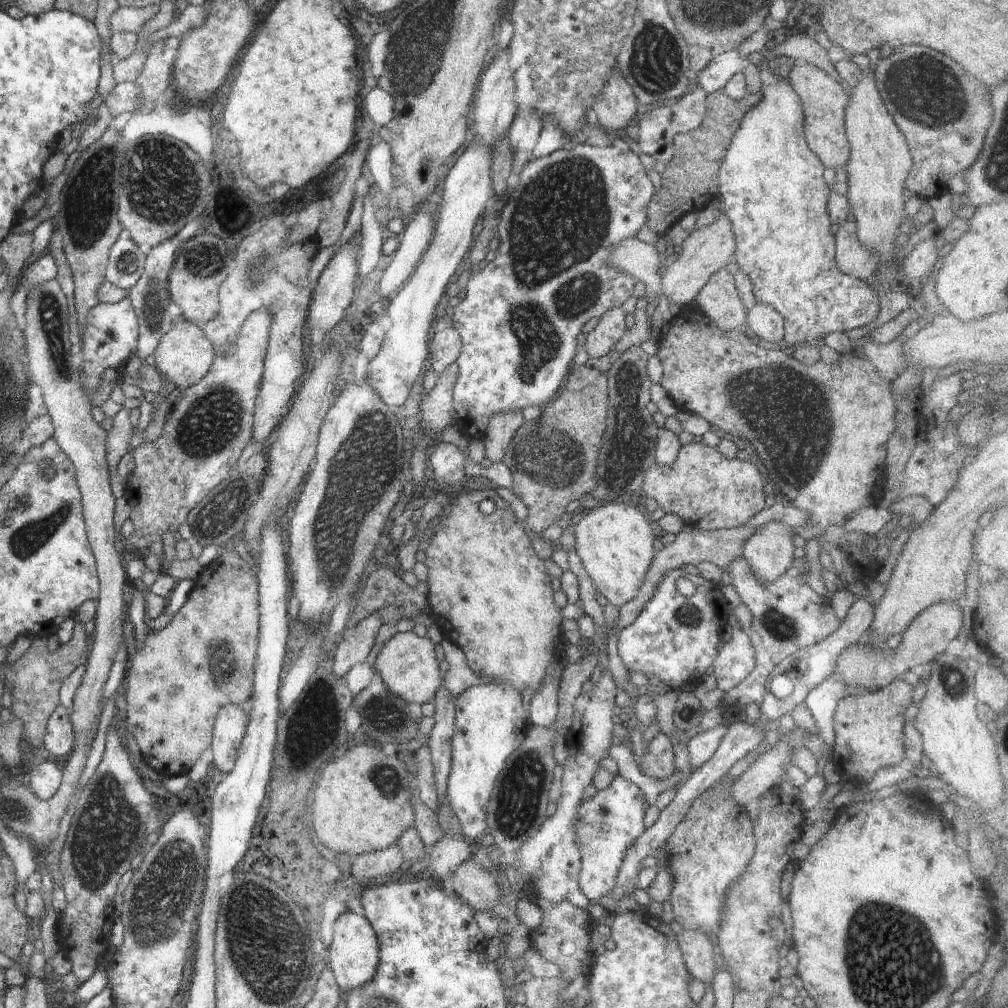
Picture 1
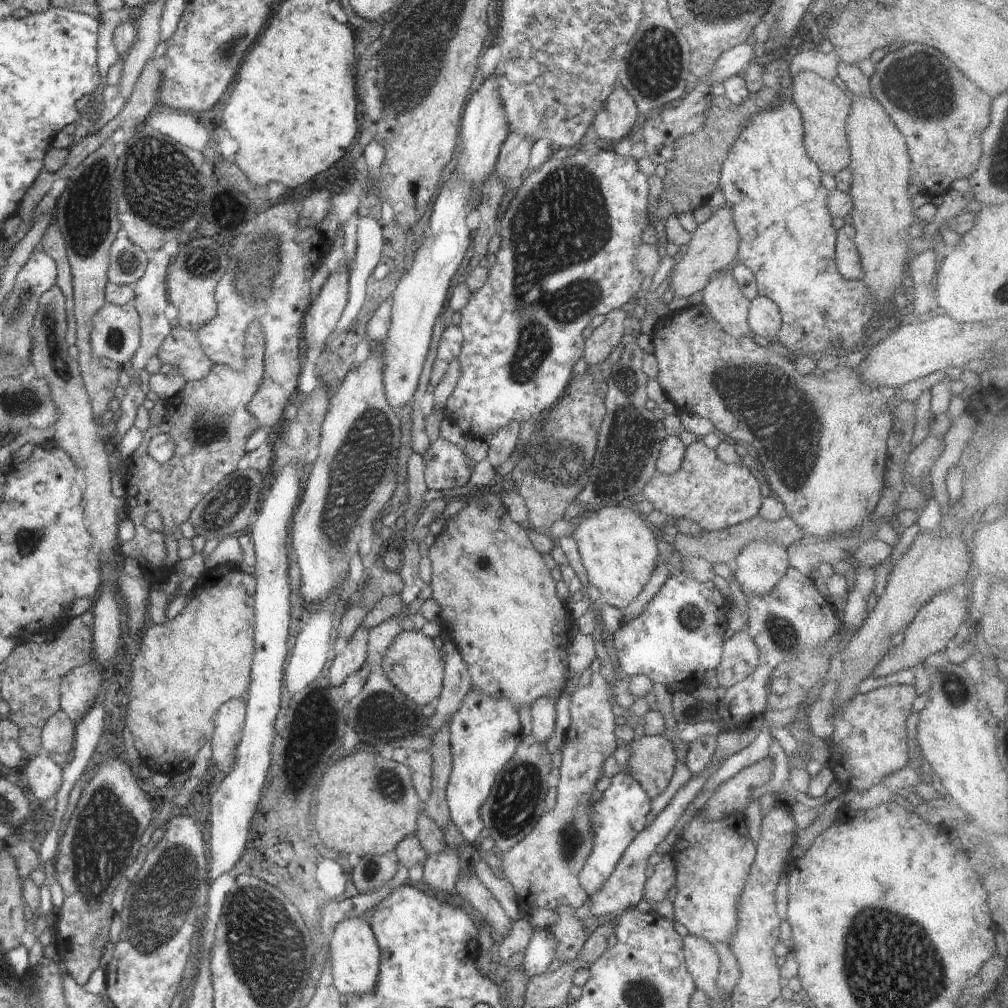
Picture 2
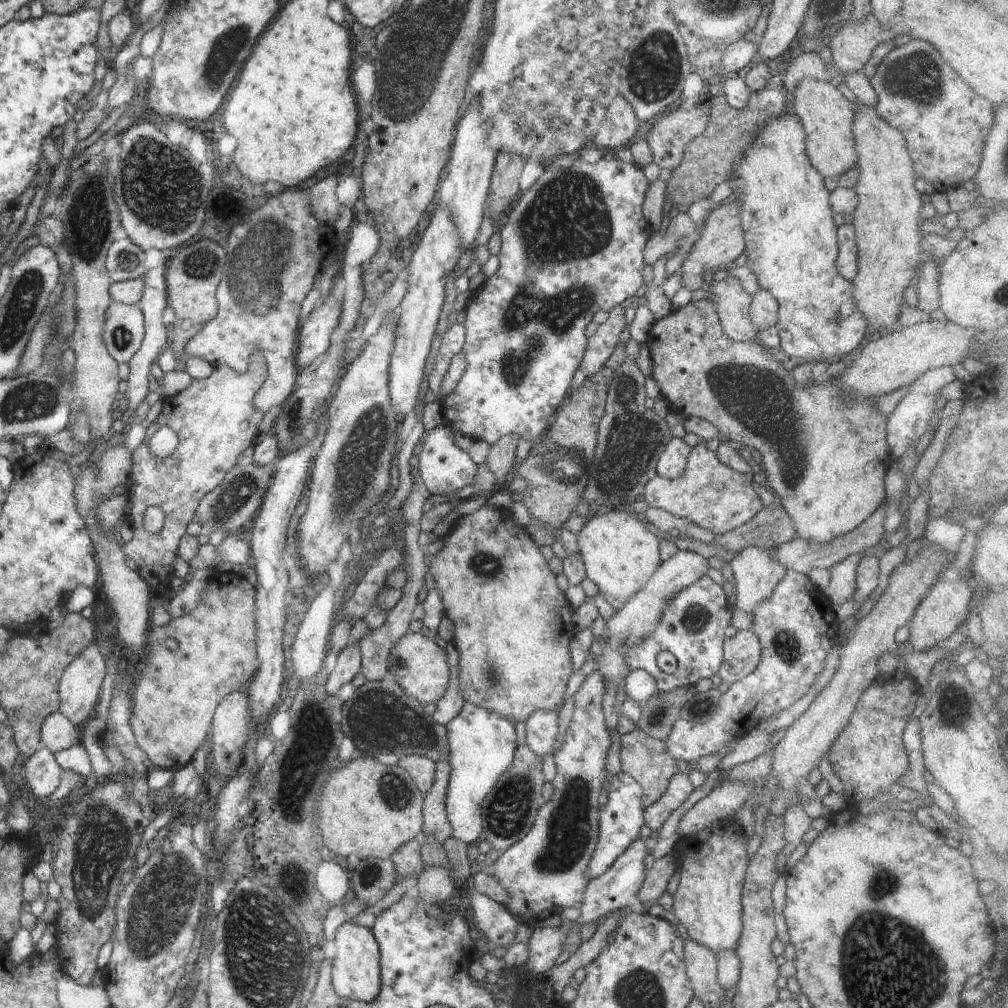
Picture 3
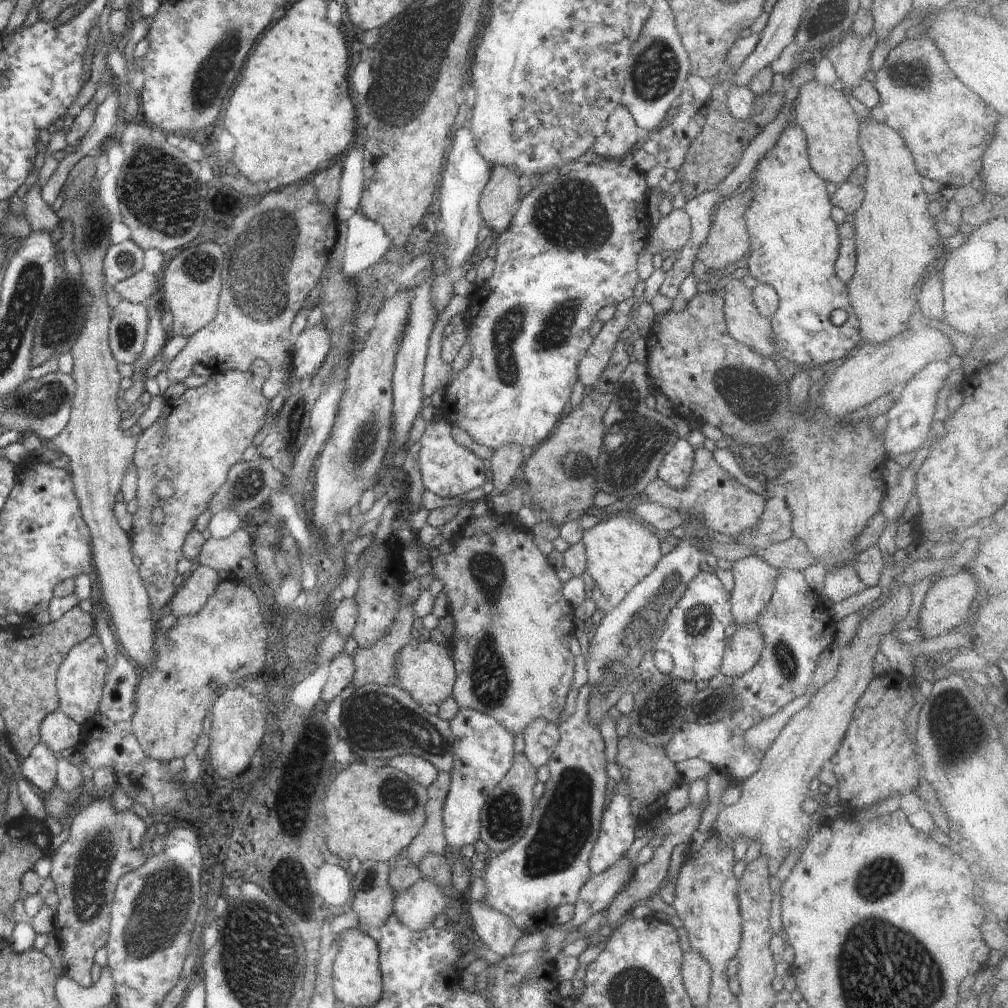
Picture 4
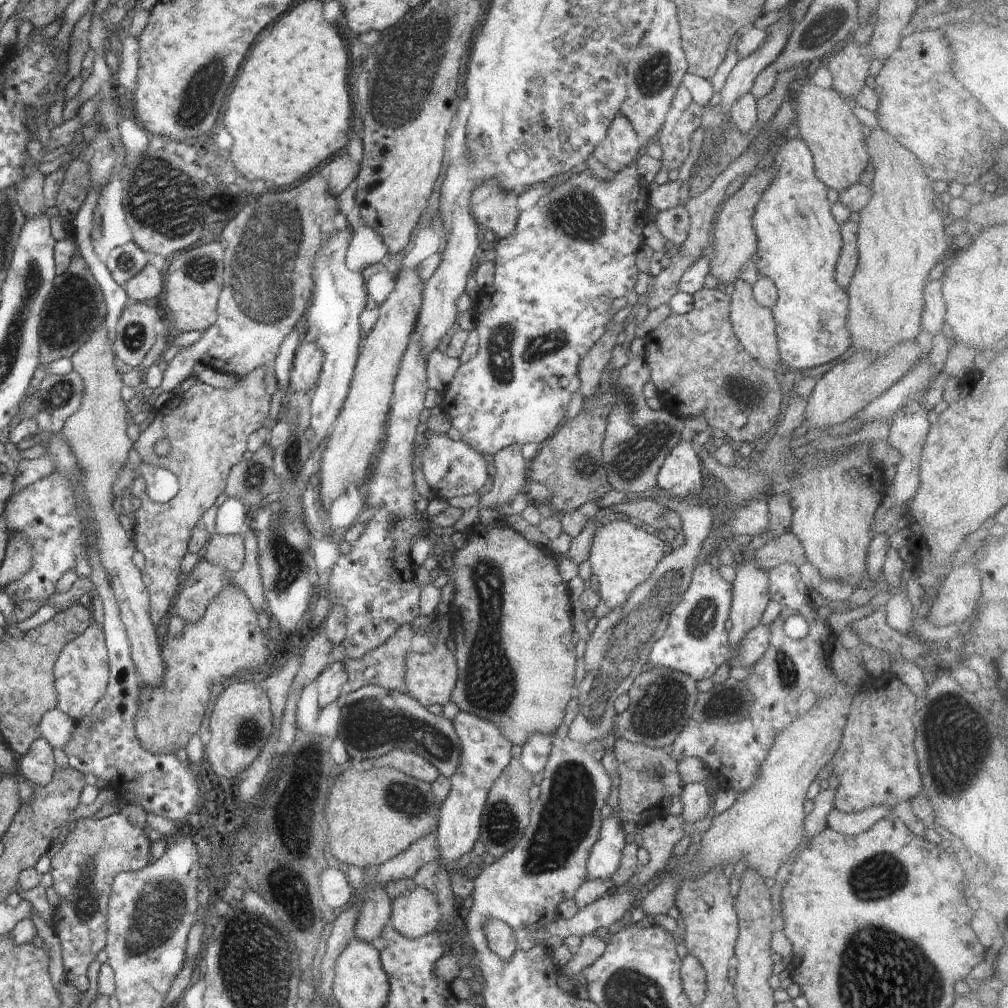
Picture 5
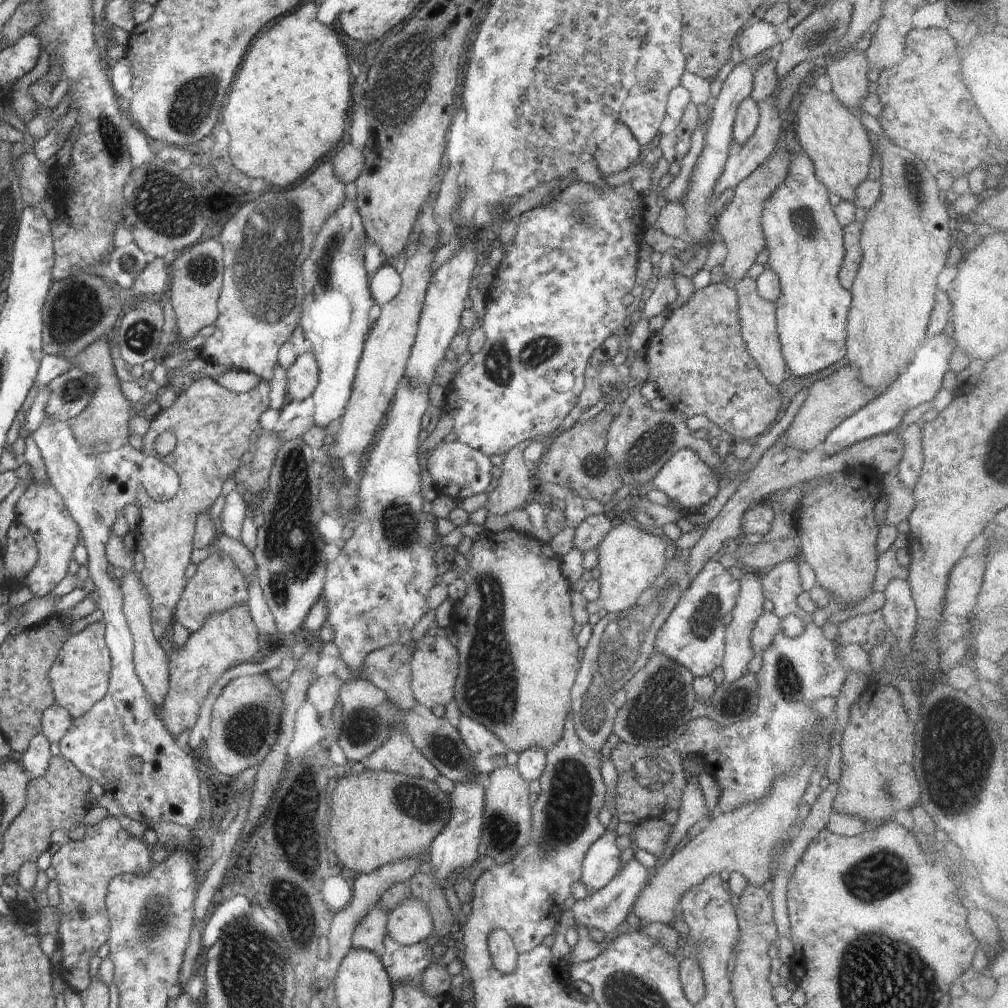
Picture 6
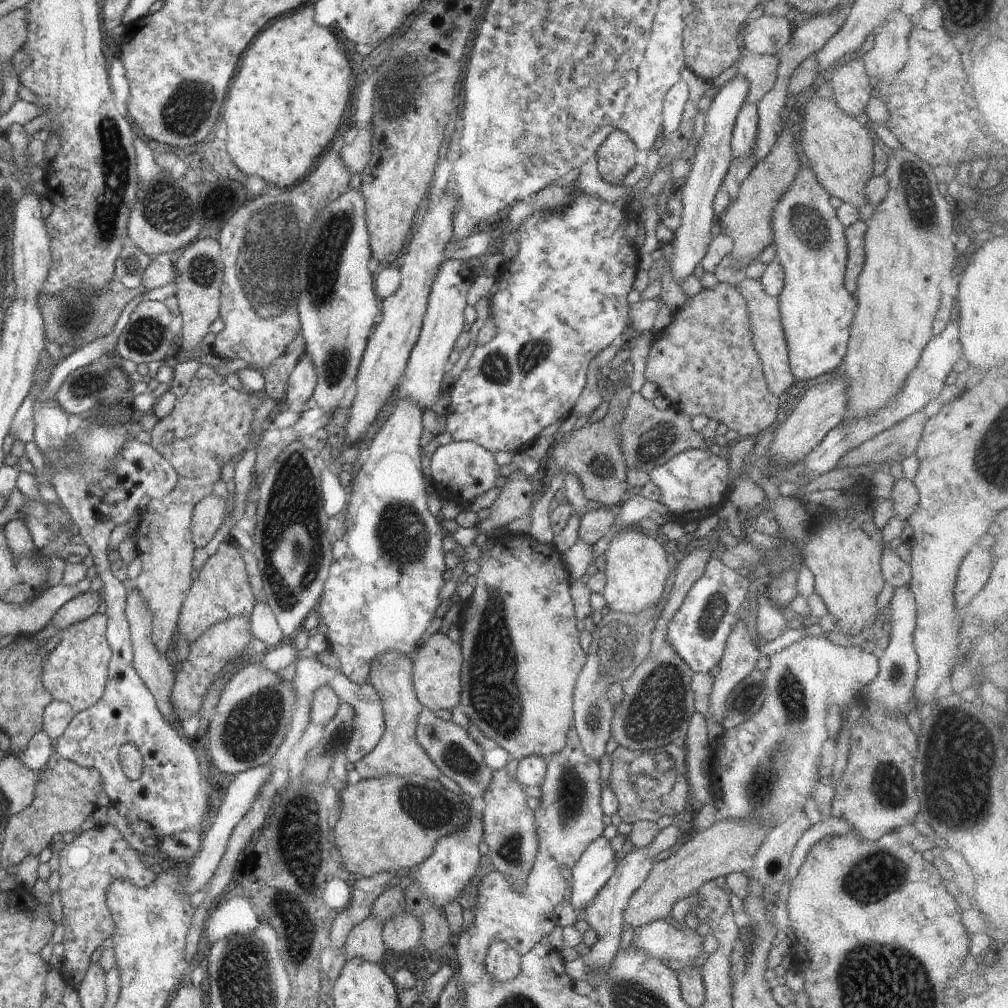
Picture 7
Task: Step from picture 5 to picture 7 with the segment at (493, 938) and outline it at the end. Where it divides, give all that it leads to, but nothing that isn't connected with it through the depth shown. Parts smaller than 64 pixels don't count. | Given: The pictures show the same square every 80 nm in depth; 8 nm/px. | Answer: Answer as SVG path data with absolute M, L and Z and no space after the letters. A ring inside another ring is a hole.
M494 939L487 950L485 967L494 980L508 982L520 974L521 955L502 939Z

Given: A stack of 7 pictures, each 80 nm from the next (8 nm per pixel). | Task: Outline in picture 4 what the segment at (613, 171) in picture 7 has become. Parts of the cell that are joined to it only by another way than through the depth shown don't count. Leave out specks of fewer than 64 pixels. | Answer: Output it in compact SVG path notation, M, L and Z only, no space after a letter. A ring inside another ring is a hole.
M620 105L608 117L605 131L592 146L592 154L603 156L605 161L619 161L627 152L632 152L632 146L636 146L642 137L632 115L624 105Z

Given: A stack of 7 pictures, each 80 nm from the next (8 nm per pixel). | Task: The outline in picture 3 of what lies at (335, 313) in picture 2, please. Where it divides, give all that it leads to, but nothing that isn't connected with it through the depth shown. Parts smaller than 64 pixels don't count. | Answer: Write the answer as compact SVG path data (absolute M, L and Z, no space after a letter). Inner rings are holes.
M332 289L323 300L322 306L312 311L308 316L300 322L297 341L299 342L299 350L296 356L296 364L299 370L303 370L306 366L326 352L330 348L330 334L336 326L338 326L341 314L340 302L334 297Z

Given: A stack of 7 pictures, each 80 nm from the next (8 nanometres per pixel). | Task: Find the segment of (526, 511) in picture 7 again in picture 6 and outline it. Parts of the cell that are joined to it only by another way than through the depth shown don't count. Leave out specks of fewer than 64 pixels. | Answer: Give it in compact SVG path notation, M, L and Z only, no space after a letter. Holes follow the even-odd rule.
M525 444L516 445L504 453L501 465L502 475L497 486L490 492L485 509L491 514L506 514L524 508L528 494L532 490L532 466L522 456Z

